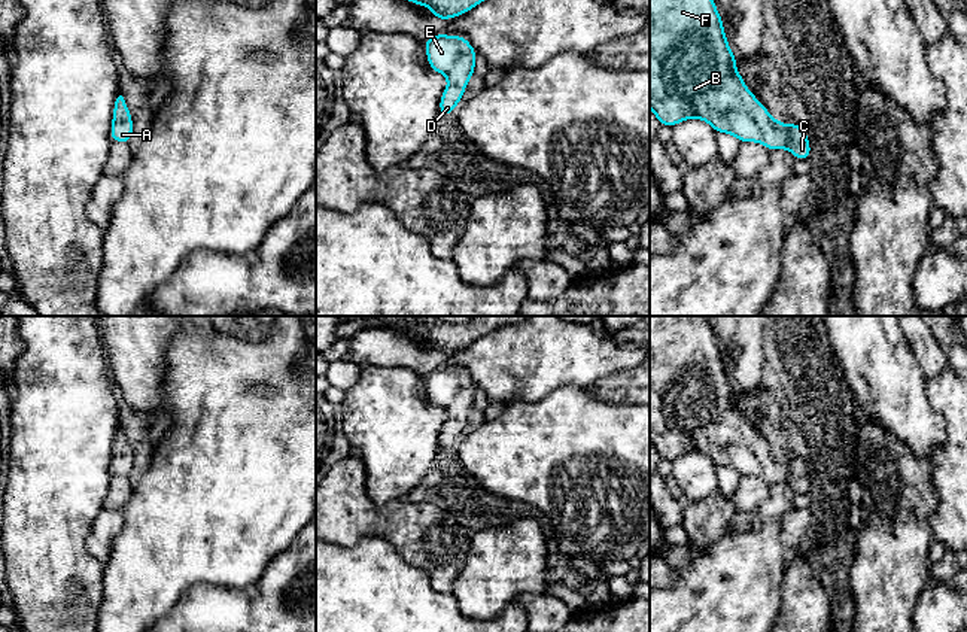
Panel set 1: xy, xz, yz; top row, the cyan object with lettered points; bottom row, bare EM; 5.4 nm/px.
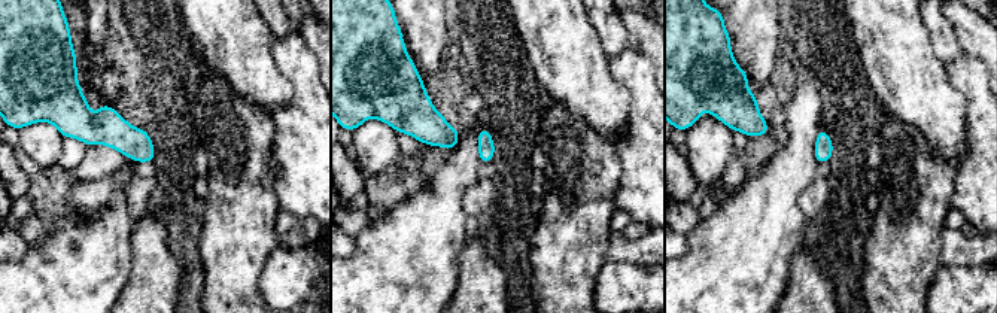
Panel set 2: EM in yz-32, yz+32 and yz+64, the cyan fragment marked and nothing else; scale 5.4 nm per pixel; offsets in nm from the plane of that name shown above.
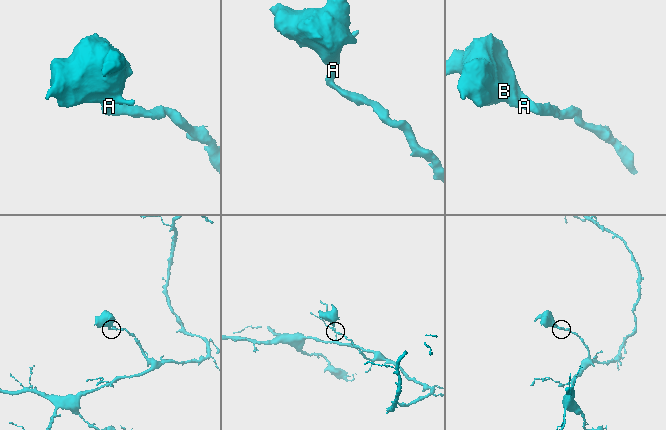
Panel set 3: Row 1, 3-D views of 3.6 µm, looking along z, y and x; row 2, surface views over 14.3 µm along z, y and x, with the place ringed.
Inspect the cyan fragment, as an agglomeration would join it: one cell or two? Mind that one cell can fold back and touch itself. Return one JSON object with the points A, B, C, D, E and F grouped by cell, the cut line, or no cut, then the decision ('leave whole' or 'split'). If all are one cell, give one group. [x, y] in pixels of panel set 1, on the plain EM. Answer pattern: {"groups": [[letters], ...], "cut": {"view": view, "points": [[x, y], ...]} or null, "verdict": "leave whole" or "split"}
{"groups": [["A", "B", "C", "D", "E", "F"]], "cut": null, "verdict": "leave whole"}

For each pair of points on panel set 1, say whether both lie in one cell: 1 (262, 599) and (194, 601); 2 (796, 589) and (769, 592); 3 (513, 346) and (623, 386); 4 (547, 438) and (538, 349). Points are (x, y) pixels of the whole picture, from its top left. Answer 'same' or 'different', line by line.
1: same
2: different
3: different
4: different

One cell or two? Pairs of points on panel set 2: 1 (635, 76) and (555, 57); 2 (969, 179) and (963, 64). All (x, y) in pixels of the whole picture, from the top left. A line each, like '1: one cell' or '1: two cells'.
1: two cells
2: one cell

